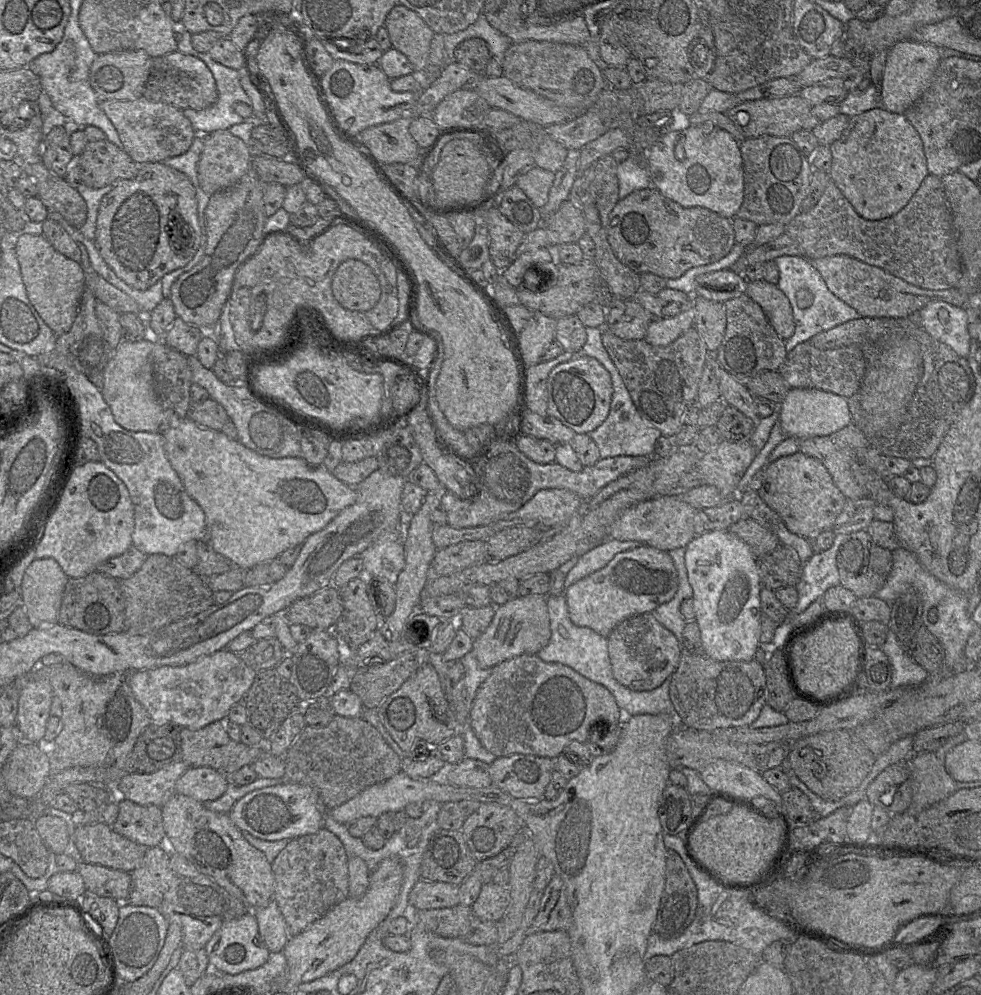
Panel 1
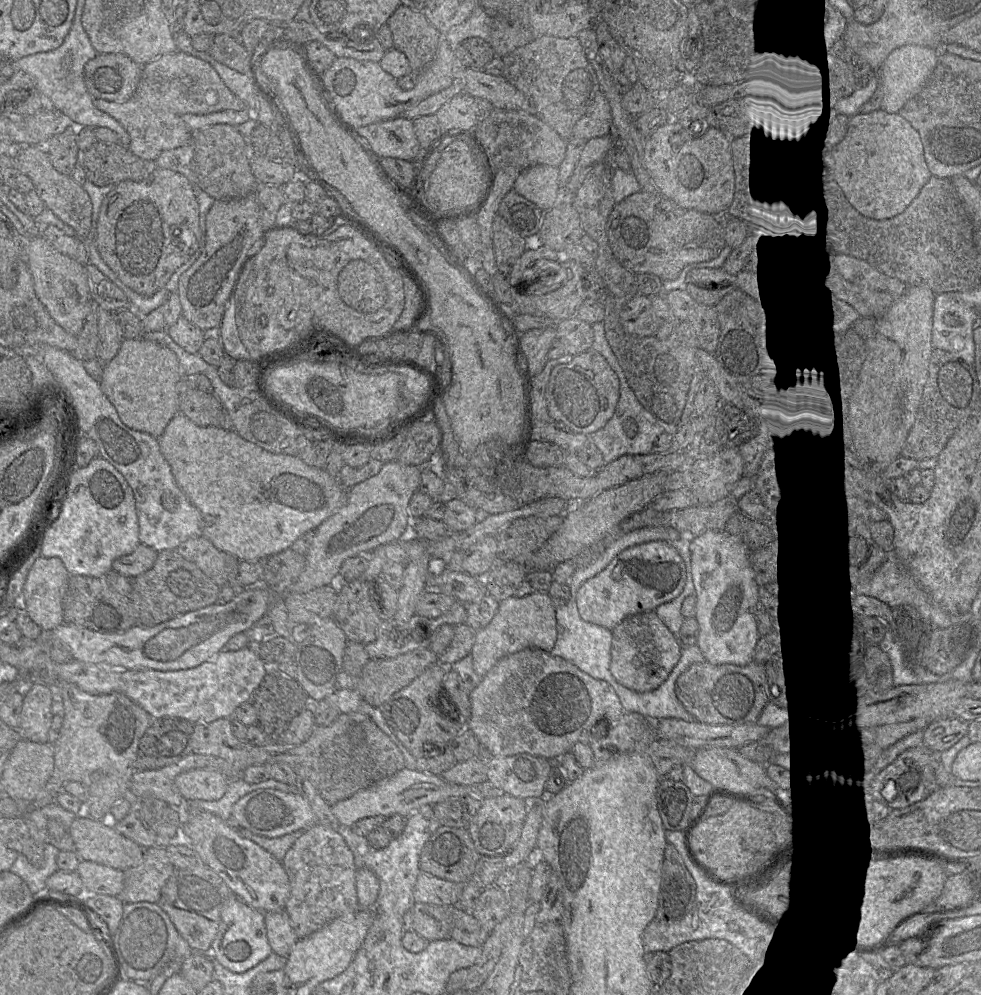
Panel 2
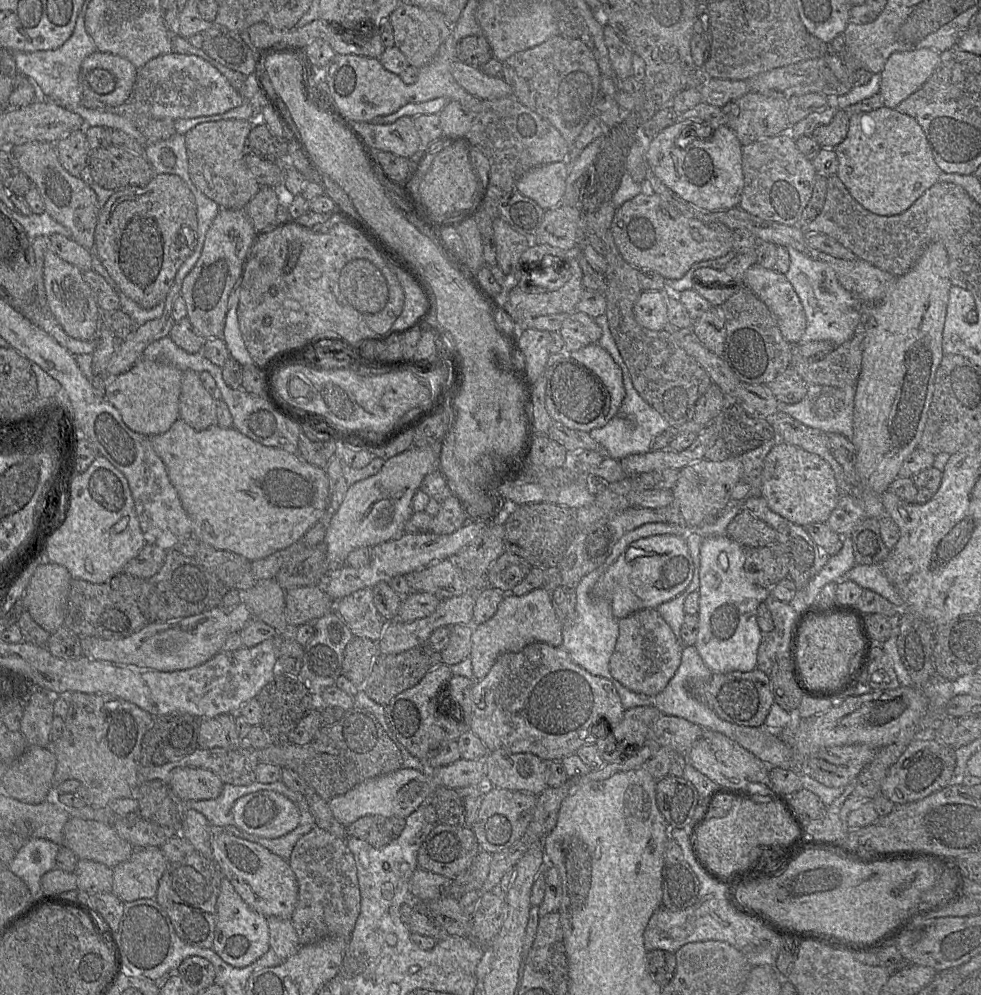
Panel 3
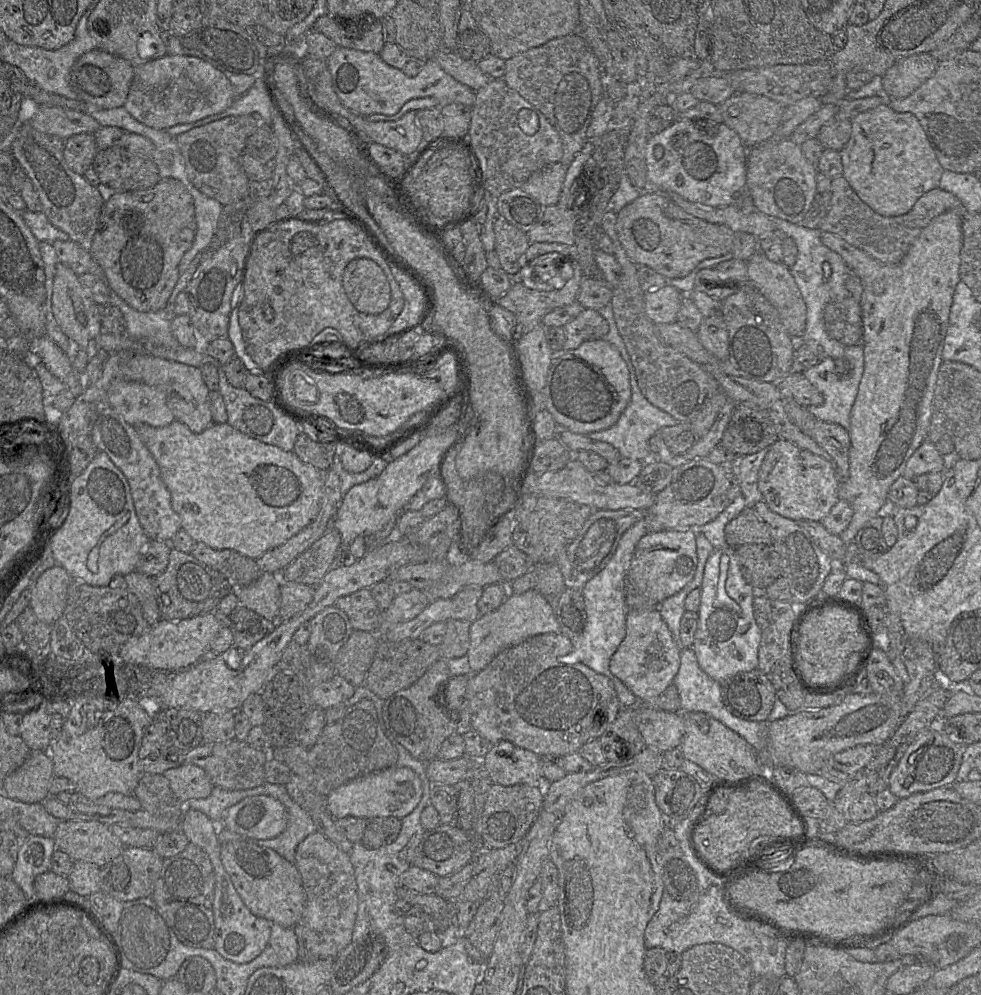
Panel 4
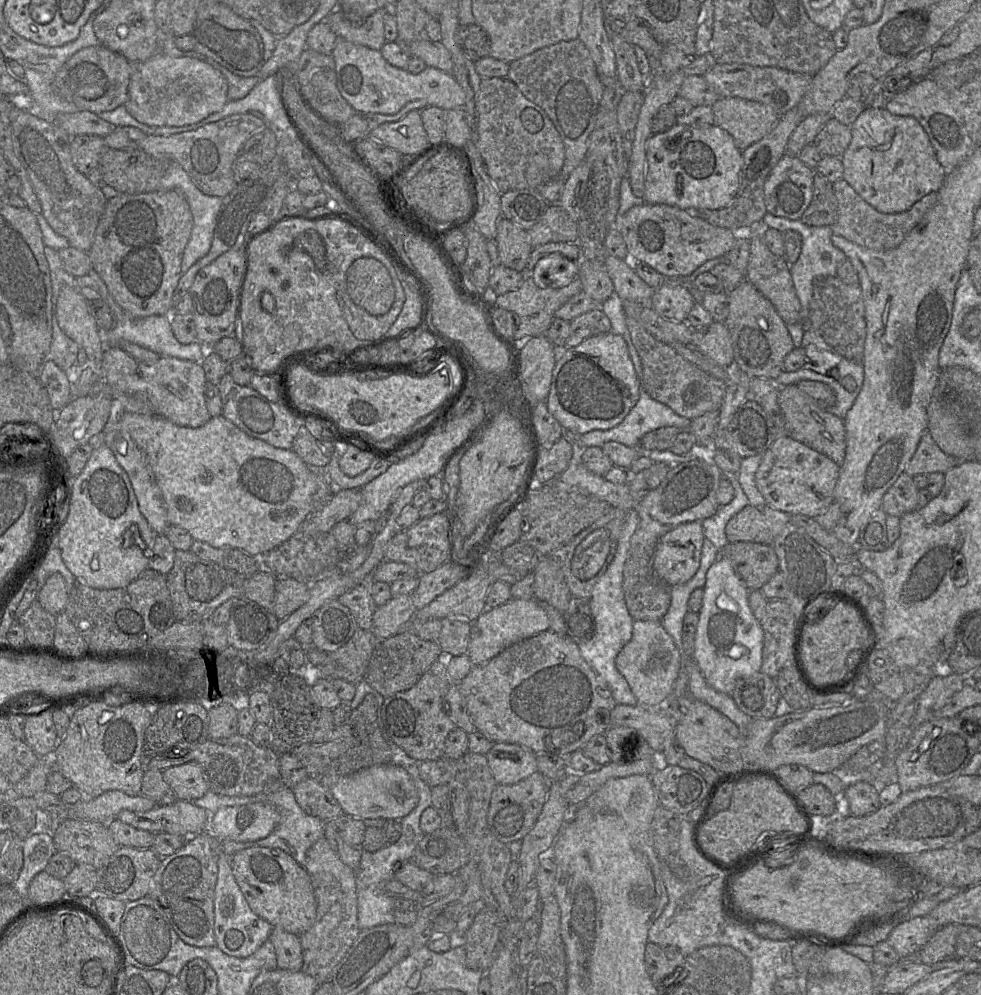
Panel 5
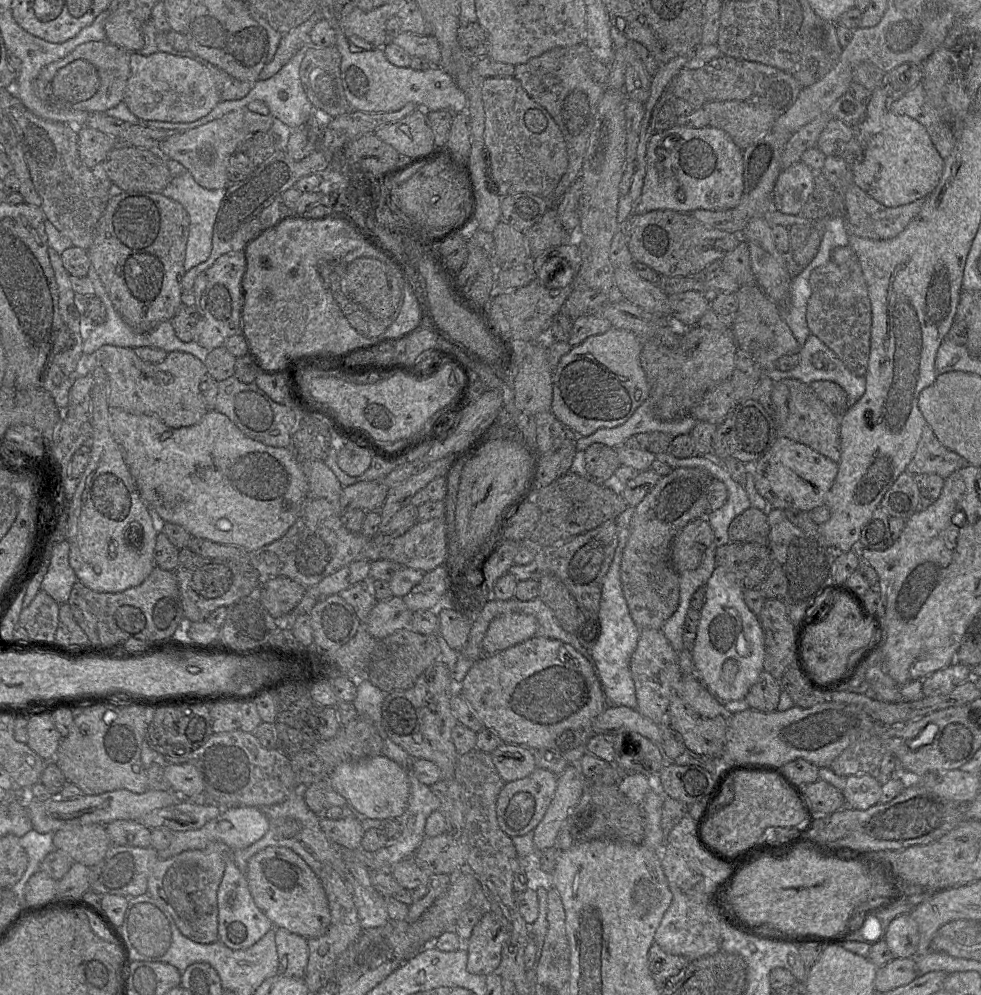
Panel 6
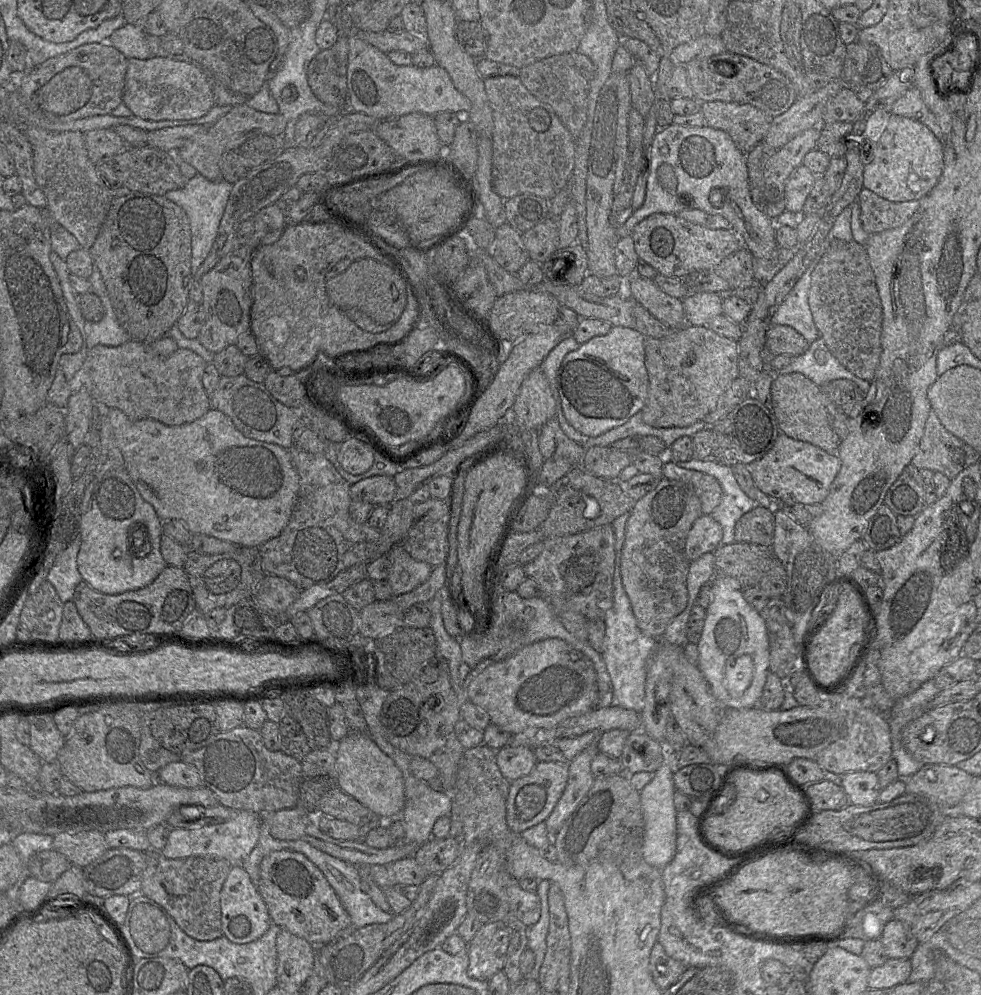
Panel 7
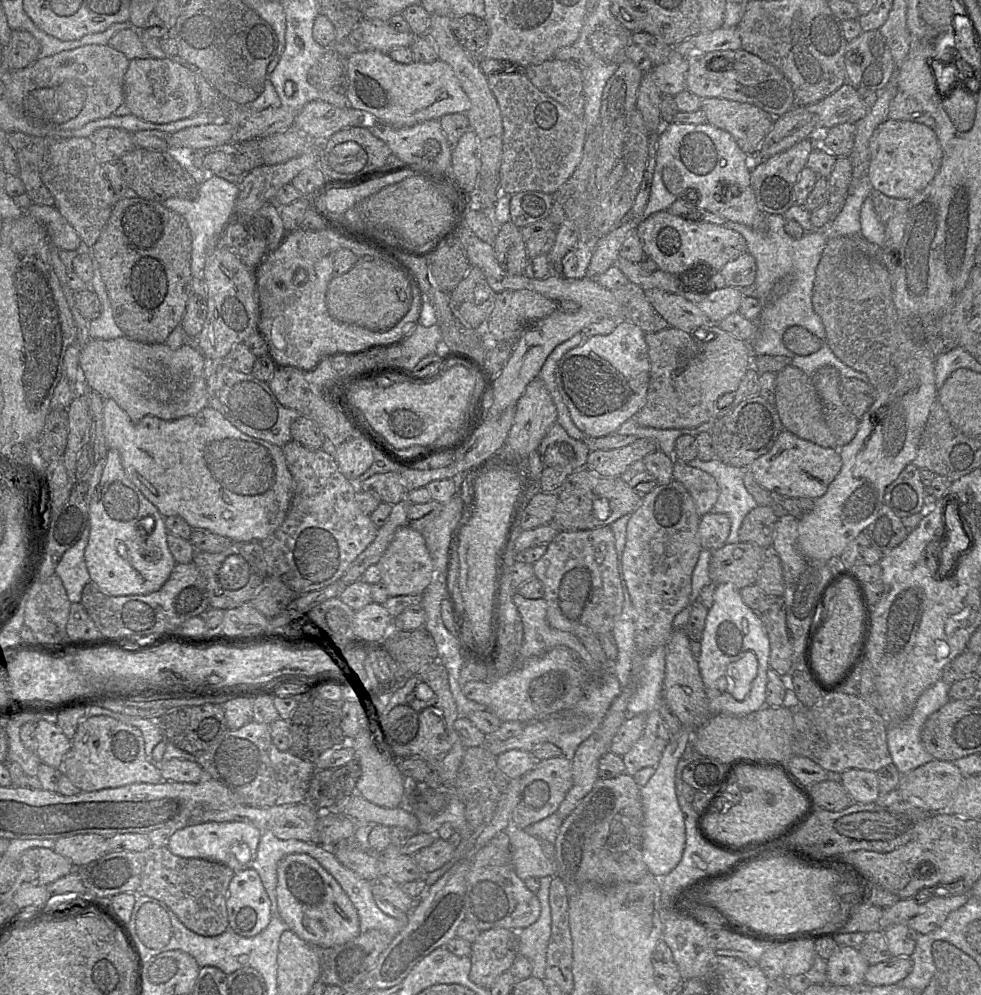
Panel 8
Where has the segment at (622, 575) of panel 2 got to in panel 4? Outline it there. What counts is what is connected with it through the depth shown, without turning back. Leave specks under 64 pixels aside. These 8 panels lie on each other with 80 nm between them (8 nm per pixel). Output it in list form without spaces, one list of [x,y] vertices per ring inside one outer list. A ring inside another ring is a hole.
[[[666,529],[659,532],[649,532],[645,536],[643,536],[636,545],[635,552],[631,560],[629,571],[625,578],[625,595],[626,595],[626,584],[630,584],[641,595],[653,600],[656,603],[661,603],[666,598],[676,594],[684,586],[686,586],[693,579],[695,571],[696,571],[696,567],[697,567],[696,530],[697,529]]]

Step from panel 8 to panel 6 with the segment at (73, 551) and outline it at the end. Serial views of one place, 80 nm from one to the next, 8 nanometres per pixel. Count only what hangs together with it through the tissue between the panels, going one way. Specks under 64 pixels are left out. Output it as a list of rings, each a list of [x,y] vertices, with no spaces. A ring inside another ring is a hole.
[[[64,540],[57,543],[51,552],[48,571],[41,583],[40,590],[45,591],[58,604],[67,603],[77,577],[69,564],[69,543]]]

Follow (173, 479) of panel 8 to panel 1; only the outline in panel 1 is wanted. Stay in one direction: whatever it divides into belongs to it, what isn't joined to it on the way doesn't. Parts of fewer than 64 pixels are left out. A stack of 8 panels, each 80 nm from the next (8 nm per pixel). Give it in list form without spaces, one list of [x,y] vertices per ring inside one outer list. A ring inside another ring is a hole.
[[[185,418],[177,426],[173,426],[173,427],[167,429],[165,432],[163,432],[163,436],[164,436],[164,449],[165,449],[166,456],[168,458],[172,468],[175,470],[175,472],[179,476],[186,493],[199,504],[199,506],[202,508],[202,510],[205,514],[206,534],[209,536],[209,540],[211,542],[213,549],[215,550],[216,553],[229,559],[233,563],[234,567],[238,567],[243,570],[249,570],[261,562],[277,558],[282,552],[286,551],[290,547],[293,547],[293,546],[296,546],[299,544],[303,544],[309,535],[322,530],[341,510],[352,505],[356,501],[355,487],[350,487],[350,486],[346,485],[345,483],[343,483],[342,481],[340,481],[339,479],[337,479],[324,466],[311,466],[302,457],[284,457],[284,458],[274,459],[274,458],[269,458],[269,457],[260,455],[260,454],[254,452],[253,450],[242,445],[239,441],[230,439],[225,433],[223,433],[222,430],[217,431],[217,430],[213,430],[213,429],[209,429],[209,428],[204,428],[189,418]]]

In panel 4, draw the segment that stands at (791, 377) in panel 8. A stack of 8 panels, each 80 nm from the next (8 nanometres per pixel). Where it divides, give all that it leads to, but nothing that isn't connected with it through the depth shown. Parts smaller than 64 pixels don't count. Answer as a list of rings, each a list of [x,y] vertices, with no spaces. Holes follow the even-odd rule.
[[[784,399],[783,407],[789,420],[831,456],[839,483],[847,480],[850,448],[848,431],[839,424],[816,418],[806,407],[794,400]]]

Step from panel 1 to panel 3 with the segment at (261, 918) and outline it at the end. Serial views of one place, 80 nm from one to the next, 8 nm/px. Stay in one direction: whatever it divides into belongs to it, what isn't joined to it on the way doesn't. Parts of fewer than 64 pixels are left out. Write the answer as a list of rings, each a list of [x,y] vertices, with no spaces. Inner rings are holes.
[[[267,917],[270,948],[283,961],[294,955],[301,947],[290,919]]]

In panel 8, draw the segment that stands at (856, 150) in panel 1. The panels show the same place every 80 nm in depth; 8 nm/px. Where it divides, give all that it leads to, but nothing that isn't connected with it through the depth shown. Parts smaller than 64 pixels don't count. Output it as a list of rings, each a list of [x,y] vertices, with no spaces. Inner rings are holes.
[[[888,119],[874,132],[867,175],[873,190],[896,199],[911,199],[935,178],[943,152],[934,129],[922,123]]]

